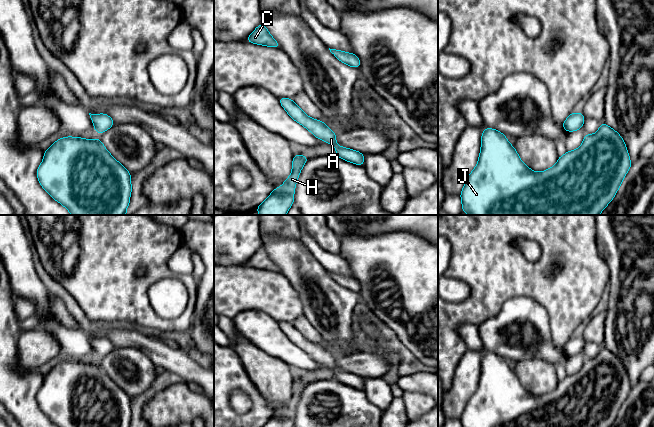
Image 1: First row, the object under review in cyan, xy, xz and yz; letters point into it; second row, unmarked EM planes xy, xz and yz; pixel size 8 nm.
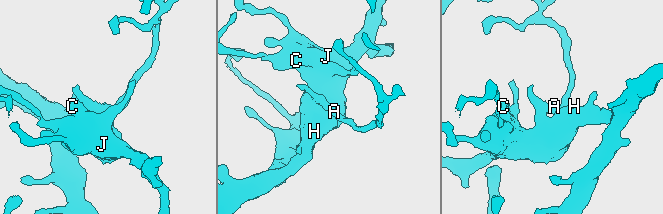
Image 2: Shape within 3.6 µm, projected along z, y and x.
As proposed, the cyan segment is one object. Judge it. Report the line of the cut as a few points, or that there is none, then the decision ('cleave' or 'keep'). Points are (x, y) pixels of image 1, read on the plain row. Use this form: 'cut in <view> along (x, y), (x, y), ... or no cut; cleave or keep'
no cut; keep

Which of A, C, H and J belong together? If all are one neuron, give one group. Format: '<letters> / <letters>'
A C H J

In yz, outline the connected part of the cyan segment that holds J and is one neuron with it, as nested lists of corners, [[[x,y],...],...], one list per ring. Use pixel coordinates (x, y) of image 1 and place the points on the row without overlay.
[[[601,346],[595,358],[585,358],[579,372],[559,380],[557,387],[543,395],[535,396],[520,383],[506,359],[493,352],[483,353],[481,374],[476,391],[466,403],[460,417],[462,427],[610,427],[632,387],[626,368],[616,354]]]

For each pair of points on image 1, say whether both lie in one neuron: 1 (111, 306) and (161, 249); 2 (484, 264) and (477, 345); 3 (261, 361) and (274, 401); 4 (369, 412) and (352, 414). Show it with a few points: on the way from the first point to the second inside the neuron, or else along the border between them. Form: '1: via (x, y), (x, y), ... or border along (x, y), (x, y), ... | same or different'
1: via (111, 289), (144, 254) | same
2: border along (462, 322), (457, 327), (457, 333), (467, 348) | different
3: via (265, 371), (274, 381), (274, 391) | same
4: via (365, 414), (356, 414) | same

